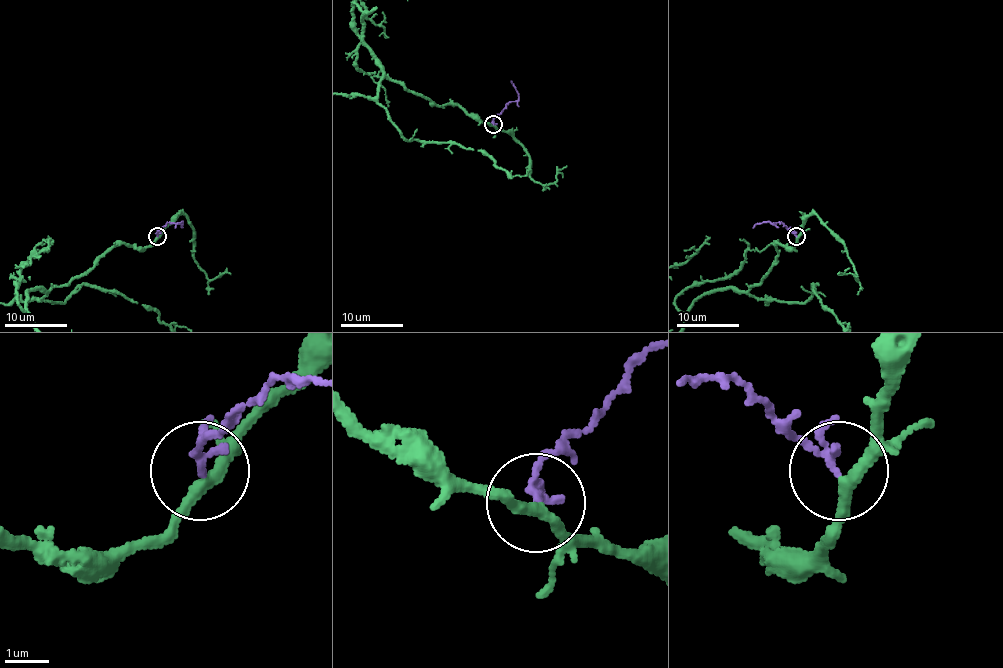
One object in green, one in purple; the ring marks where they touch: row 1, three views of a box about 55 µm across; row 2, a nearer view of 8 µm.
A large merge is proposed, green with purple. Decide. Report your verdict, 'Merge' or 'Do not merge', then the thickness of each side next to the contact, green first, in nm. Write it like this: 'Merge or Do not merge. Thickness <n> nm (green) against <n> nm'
Merge. Thickness 240 nm (green) against 140 nm

